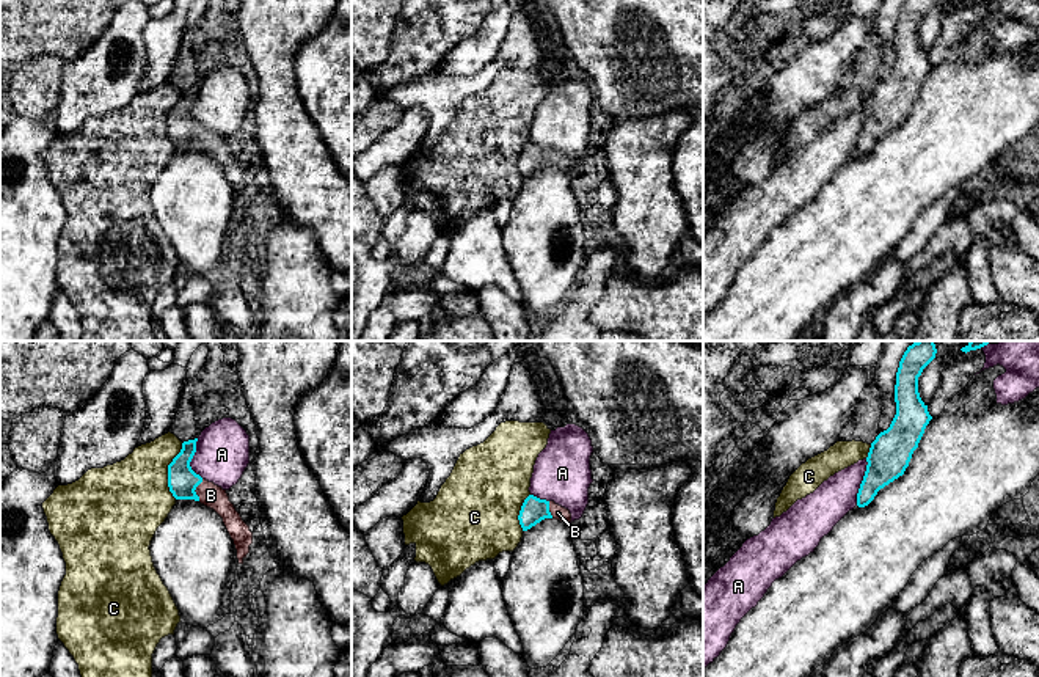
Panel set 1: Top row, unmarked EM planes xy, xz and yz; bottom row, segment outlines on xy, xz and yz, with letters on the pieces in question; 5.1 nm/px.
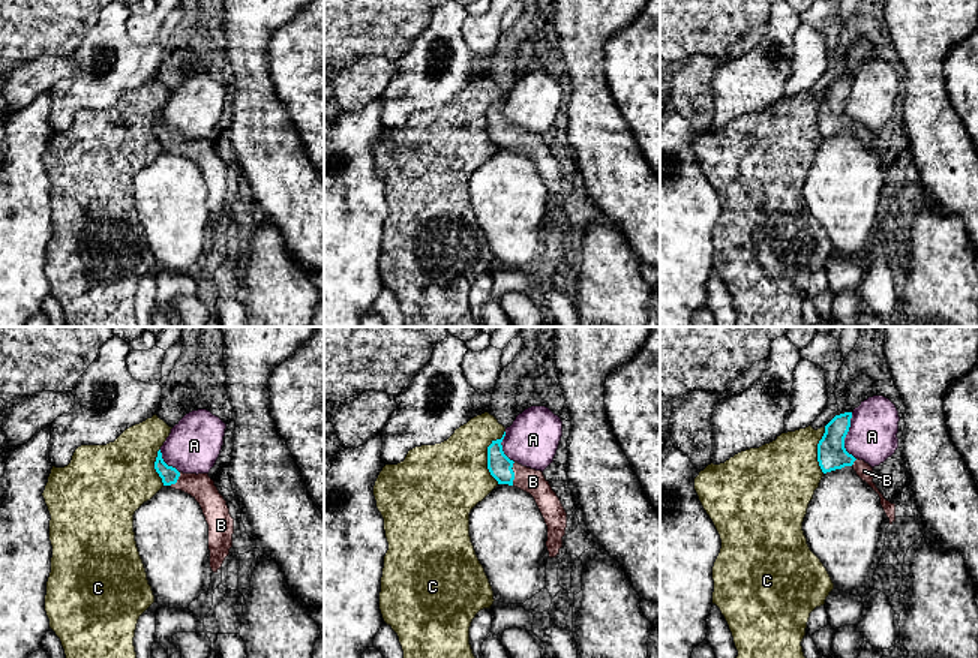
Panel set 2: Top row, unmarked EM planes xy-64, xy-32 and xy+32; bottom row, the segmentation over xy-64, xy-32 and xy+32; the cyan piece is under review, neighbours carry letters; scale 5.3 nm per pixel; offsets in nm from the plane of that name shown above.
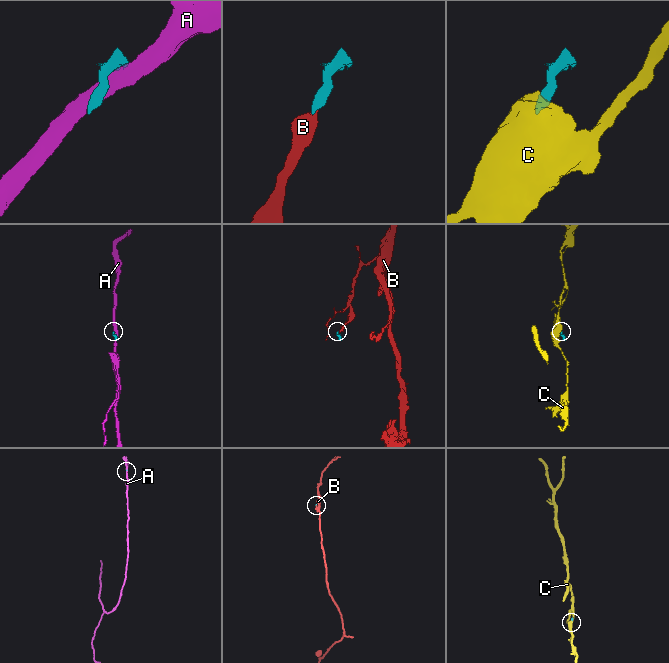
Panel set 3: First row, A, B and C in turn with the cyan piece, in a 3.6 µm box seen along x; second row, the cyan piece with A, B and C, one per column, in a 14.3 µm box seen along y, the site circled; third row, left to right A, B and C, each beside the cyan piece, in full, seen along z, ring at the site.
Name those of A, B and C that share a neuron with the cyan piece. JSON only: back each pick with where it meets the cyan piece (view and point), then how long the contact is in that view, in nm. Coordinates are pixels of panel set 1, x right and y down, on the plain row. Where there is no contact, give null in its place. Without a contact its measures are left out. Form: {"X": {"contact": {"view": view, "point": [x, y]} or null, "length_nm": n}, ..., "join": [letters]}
{"B": {"contact": {"view": "xy", "point": [195, 137]}, "length_nm": 110}, "join": ["B"]}

